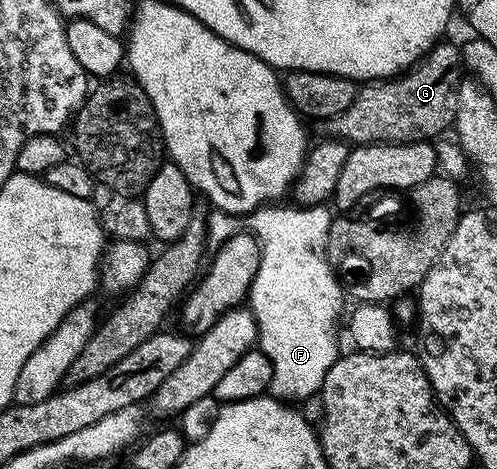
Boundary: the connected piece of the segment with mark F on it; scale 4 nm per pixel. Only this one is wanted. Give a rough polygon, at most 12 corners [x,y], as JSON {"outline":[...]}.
{"outline":[[279,206],[247,301],[271,397],[300,404],[336,363],[344,294],[316,251],[333,211]]}

